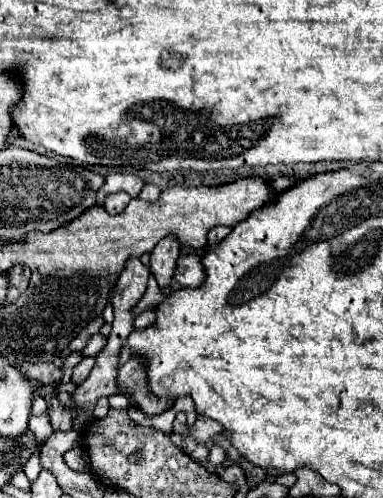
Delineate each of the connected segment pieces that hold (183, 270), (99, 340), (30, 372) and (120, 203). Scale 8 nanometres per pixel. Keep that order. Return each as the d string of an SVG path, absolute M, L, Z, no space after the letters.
M190 254L190 256L182 256L178 260L176 272L174 272L174 280L178 284L182 284L184 288L198 288L206 278L202 260L198 254Z
M98 332L98 334L94 334L94 336L88 340L88 344L86 344L86 348L82 350L82 354L84 354L84 356L96 356L104 346L106 346L106 338Z
M42 362L42 364L22 364L22 374L26 374L32 380L38 380L42 384L50 384L52 388L58 390L62 384L62 370L56 368L52 362Z
M116 192L106 198L104 206L106 206L108 214L120 214L128 202L130 202L130 196L126 192Z

